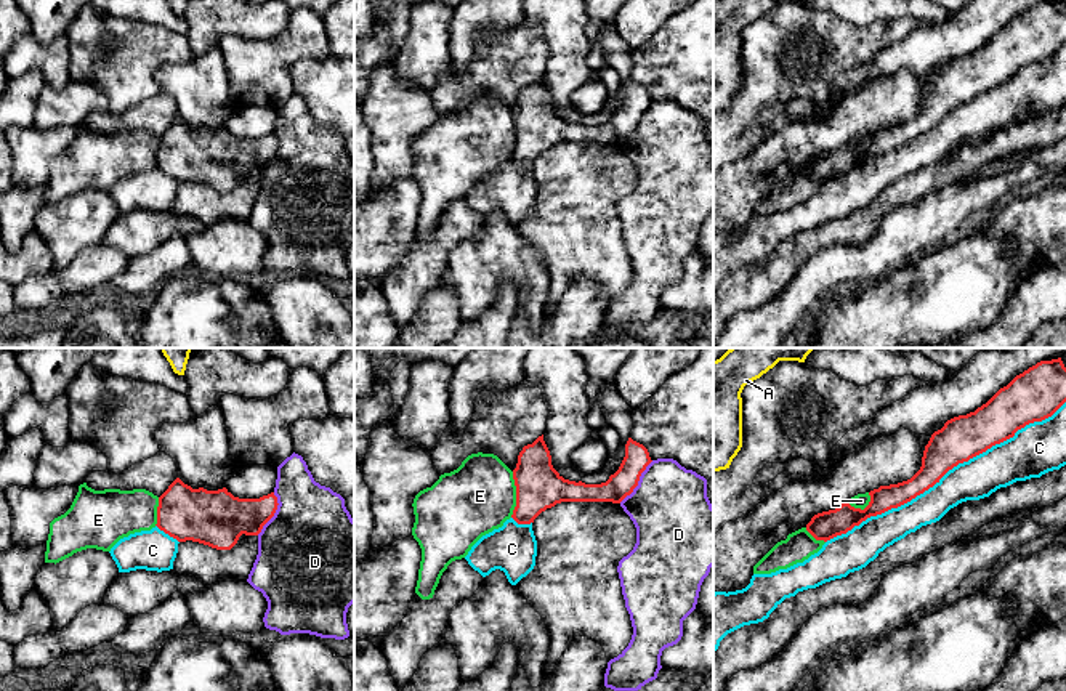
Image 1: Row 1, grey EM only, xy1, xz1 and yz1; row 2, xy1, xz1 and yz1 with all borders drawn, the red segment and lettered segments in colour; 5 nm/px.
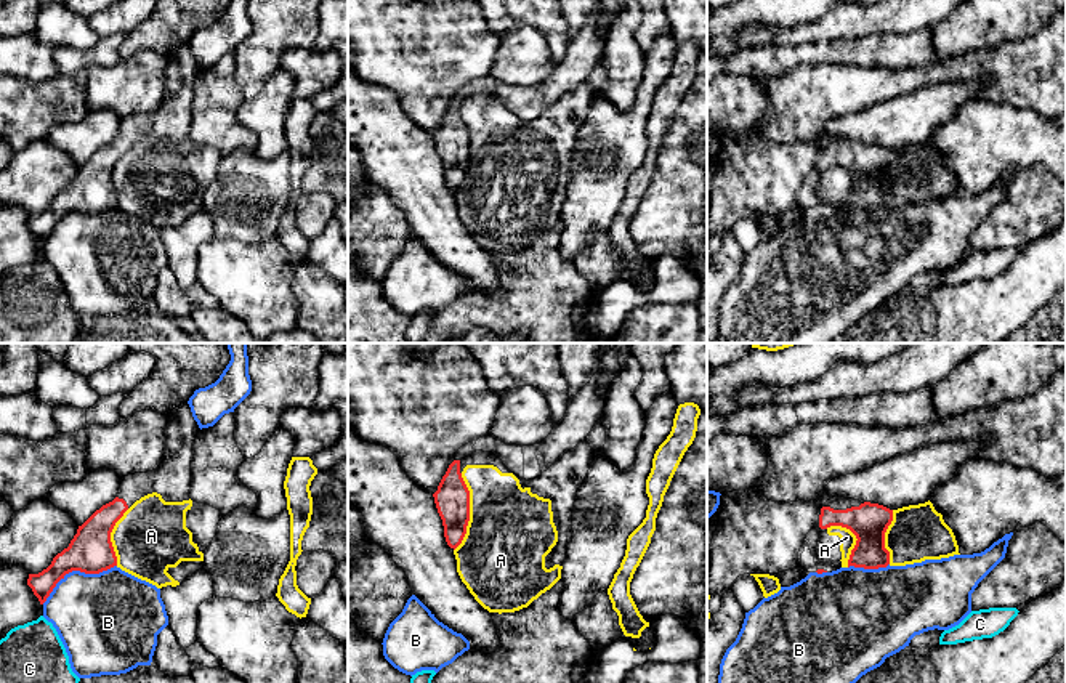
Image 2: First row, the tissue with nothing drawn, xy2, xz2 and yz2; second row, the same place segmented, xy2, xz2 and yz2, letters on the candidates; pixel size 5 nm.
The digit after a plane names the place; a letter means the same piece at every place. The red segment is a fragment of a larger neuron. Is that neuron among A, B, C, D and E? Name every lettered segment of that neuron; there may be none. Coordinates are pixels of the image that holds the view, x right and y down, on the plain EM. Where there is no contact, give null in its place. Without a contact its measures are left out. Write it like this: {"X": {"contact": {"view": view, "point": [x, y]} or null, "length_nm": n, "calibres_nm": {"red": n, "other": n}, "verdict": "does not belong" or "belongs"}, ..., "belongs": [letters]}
{"A": {"contact": {"view": "xz2", "point": [468, 153]}, "length_nm": 400, "calibres_nm": {"red": 180, "other": 440}, "verdict": "does not belong"}, "B": {"contact": {"view": "xy2", "point": [76, 210]}, "length_nm": 420, "calibres_nm": {"red": 220, "other": 420}, "verdict": "does not belong"}, "C": {"contact": {"view": "yz1", "point": [944, 114]}, "length_nm": 1400, "calibres_nm": {"red": 220, "other": 200}, "verdict": "does not belong"}, "D": {"contact": {"view": "xz1", "point": [637, 124]}, "length_nm": 280, "calibres_nm": {"red": 130, "other": 400}, "verdict": "does not belong"}, "E": {"contact": {"view": "xz1", "point": [516, 135]}, "length_nm": 240, "calibres_nm": {"red": 240, "other": 360}, "verdict": "does not belong"}, "belongs": []}

